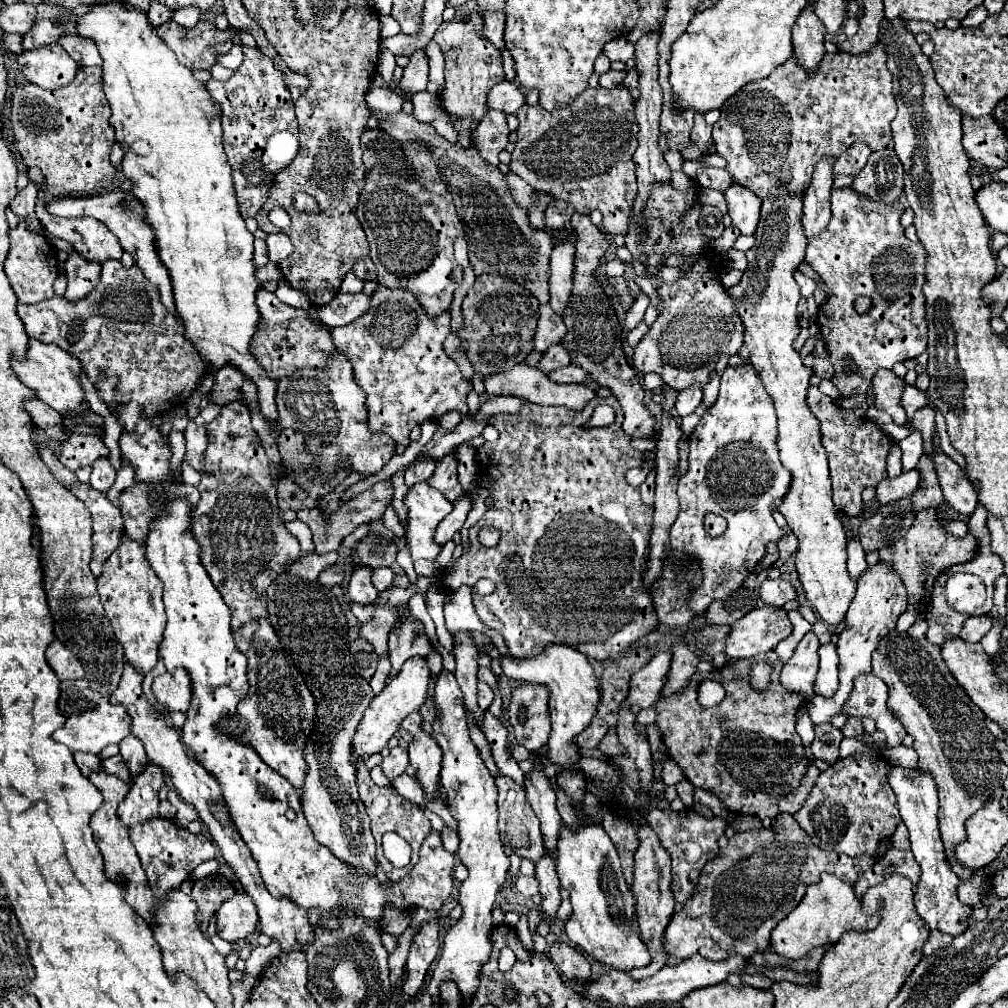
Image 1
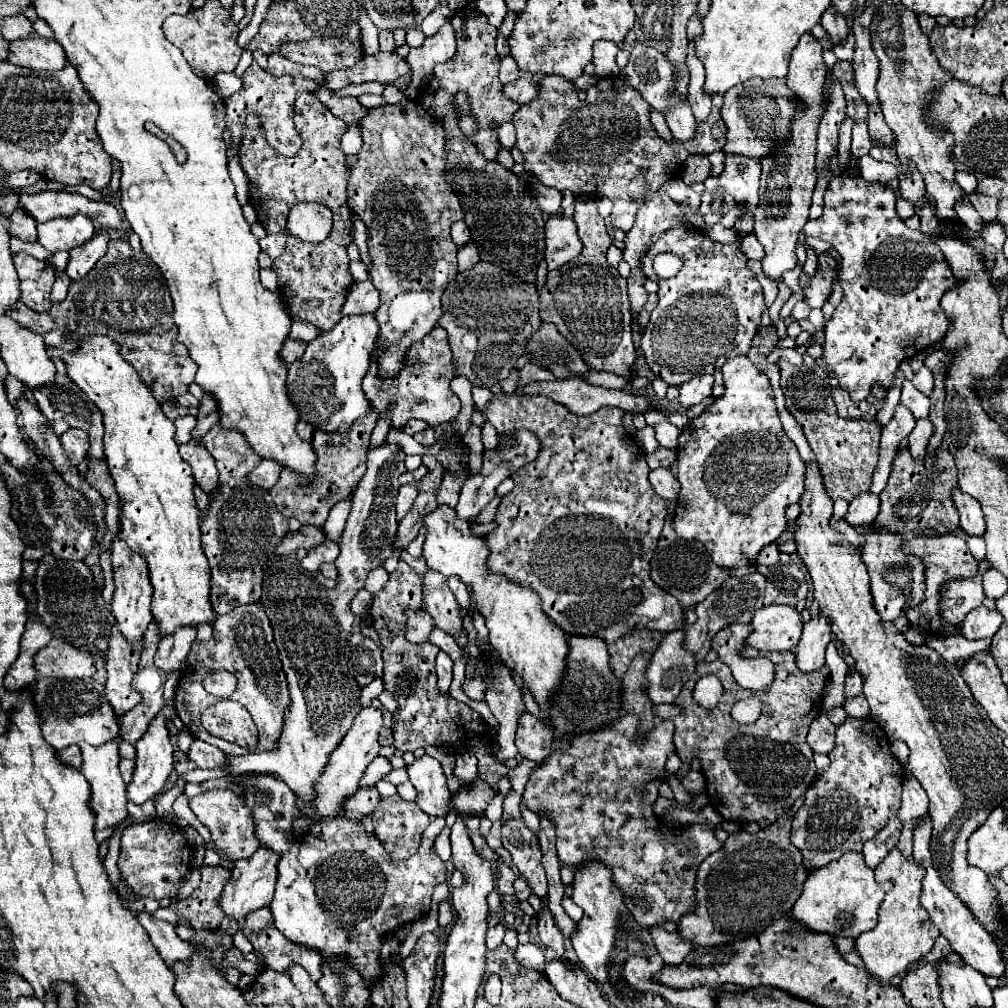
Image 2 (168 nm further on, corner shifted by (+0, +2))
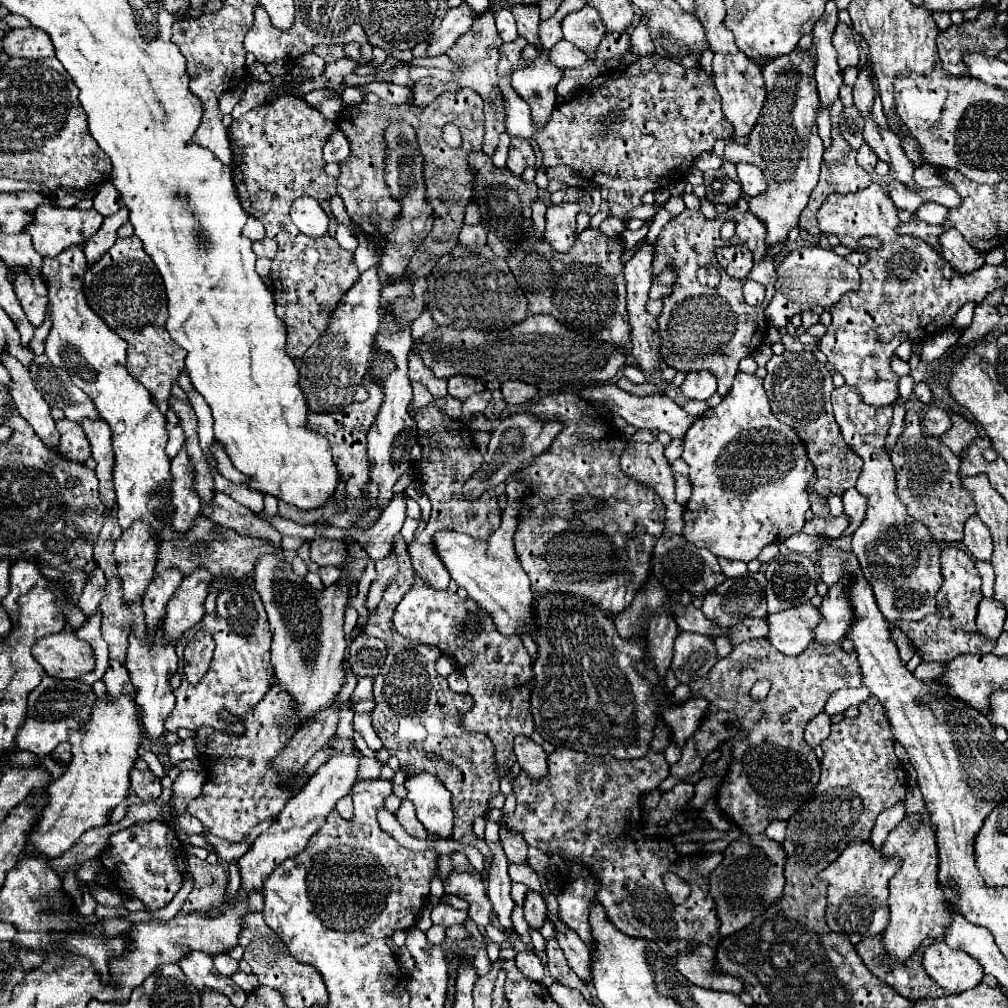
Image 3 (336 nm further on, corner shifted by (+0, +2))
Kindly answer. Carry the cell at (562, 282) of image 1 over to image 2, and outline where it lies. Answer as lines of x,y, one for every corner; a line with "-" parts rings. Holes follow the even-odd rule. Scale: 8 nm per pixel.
561,212
551,214
545,224
545,260
549,264
549,270
567,264
579,252
581,240
577,236
575,220
563,216

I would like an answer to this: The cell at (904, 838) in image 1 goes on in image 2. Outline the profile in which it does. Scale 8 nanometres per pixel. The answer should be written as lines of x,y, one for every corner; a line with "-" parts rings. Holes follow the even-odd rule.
907,776
903,780
903,804
901,804
901,810
897,814
899,820
907,822
911,818
925,816
927,814
927,804
929,804
927,794
921,788
921,784
917,782
917,778

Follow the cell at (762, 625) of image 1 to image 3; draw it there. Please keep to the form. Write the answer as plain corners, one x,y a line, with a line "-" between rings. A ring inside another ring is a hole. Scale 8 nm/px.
799,604
789,610
767,614
769,634
767,640
785,656
801,654
813,640
813,628
821,620
821,614
811,604

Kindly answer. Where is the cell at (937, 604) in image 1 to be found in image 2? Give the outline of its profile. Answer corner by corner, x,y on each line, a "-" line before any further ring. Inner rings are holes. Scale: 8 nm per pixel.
987,560
978,562
978,571
974,578
955,580
951,582
951,586
943,590
943,600
951,600
951,602
941,602
941,616
943,622
947,624
947,630
957,630
957,626
961,626
965,616
973,608
982,605
985,594
983,594
981,576
987,568
989,568

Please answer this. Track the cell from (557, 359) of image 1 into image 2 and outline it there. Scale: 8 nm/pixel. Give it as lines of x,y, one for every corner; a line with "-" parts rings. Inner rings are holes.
527,362
521,370
519,370
519,386
527,386
527,384
531,384
531,382
549,382
549,380
555,380
553,376
551,376
551,372
547,372
545,368
541,368
541,366
537,366
537,364
531,364
531,362

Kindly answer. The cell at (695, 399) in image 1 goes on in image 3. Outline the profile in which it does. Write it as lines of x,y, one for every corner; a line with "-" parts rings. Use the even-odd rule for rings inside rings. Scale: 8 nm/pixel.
689,372
681,384
681,392
685,398
693,400
707,400
717,392
717,382
711,372

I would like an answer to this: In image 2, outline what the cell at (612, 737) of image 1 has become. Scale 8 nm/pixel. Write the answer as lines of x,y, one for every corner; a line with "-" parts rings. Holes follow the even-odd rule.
627,714
615,722
613,728
575,736
567,750
551,752
549,758
531,772
523,792
523,802
531,812
547,816
555,824
557,856
561,864
573,868
585,864
587,860
605,864
613,872
613,884
621,888
625,906
637,924
641,924
641,928
651,928
669,920
679,922
681,916
693,912
697,906
697,866
709,854
721,850
723,844
715,838
711,832
713,828
709,826
693,824
687,832
679,834
659,828
659,820
653,814
653,796
647,792
651,792
651,782
665,778
667,754
675,752
673,720
661,720
661,724
653,726
643,738
637,738
637,734
639,718
-
621,804
631,804
631,808
621,812
-
655,838
659,838
657,842
663,840
667,844
667,862
663,864
647,864
643,860
645,844
-
671,848
675,850
673,856

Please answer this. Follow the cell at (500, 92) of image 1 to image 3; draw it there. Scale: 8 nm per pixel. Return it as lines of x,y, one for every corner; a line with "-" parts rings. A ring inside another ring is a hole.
545,58
513,74
511,84
517,90
517,94
531,106
533,120
537,122
537,126
545,126
545,120
551,116
555,108
555,86
559,82
559,76
559,68
549,64

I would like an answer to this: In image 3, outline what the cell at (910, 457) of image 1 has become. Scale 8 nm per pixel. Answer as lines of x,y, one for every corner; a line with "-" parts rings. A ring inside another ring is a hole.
929,408
925,412
925,418
923,418
923,430
927,436
941,436
943,432
947,432
951,428
951,420
949,420
949,414
941,408

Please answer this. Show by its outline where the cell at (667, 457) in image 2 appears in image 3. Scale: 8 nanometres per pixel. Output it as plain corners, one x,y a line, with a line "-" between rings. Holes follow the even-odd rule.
673,438
667,446
665,446
665,458
669,460
669,462
675,462
679,456
681,456
681,452
683,452
683,440
679,438

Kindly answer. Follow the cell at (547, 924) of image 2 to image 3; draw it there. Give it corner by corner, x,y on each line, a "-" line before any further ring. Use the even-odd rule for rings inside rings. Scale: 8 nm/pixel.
555,938
545,940
545,946
547,946
545,952
547,952
547,970
549,970
549,974
551,974
555,980
559,980
561,984
579,990
579,992
585,996
585,1000
593,1002
593,996
591,996
591,992
587,990
585,982
569,968
569,964
567,964
567,960
565,960
559,944
557,944
557,940
555,940

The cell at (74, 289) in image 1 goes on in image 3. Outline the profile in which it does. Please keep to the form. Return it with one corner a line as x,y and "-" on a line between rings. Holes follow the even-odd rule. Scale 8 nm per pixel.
121,208
119,212
107,216
103,220
101,228
87,240
87,244
83,248
89,264
95,264
115,244
115,240
117,240
117,228
123,226
127,220
129,220
129,210
127,208

